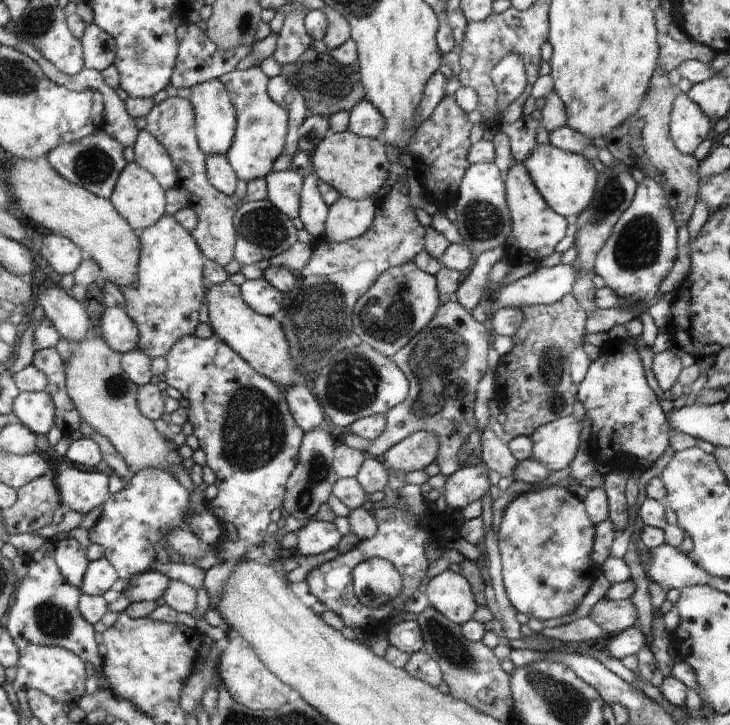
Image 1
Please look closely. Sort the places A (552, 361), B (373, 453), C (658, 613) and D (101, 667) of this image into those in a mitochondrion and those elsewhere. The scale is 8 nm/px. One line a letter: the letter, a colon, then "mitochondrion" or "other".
A: mitochondrion
B: other
C: other
D: other

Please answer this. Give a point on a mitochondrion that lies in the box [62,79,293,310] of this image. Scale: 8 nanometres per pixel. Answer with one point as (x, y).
(94, 165)

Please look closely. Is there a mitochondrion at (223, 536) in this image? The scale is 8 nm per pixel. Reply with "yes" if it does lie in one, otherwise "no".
no

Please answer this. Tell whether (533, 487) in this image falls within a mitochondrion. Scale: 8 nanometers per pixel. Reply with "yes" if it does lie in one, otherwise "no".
no

